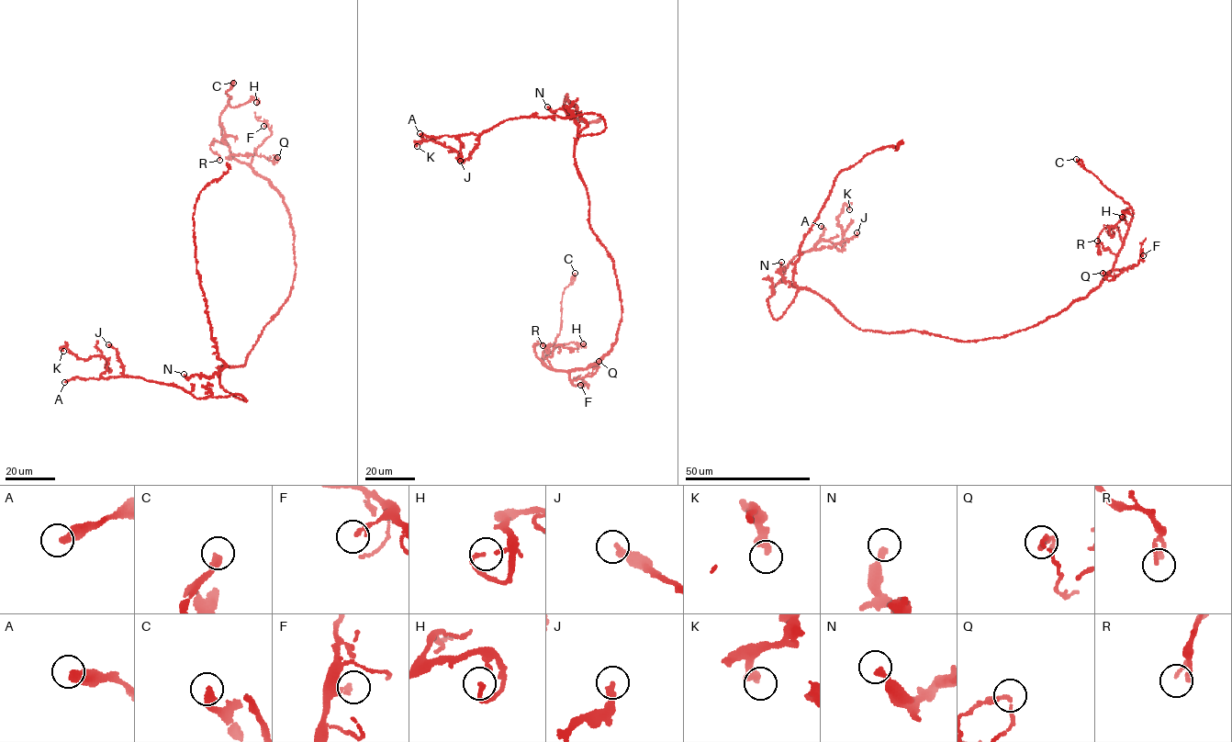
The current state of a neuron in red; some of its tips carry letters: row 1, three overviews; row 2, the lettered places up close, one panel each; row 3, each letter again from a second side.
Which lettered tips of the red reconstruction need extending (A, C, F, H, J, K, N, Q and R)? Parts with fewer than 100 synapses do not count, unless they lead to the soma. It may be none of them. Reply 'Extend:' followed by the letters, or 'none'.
Extend: C

